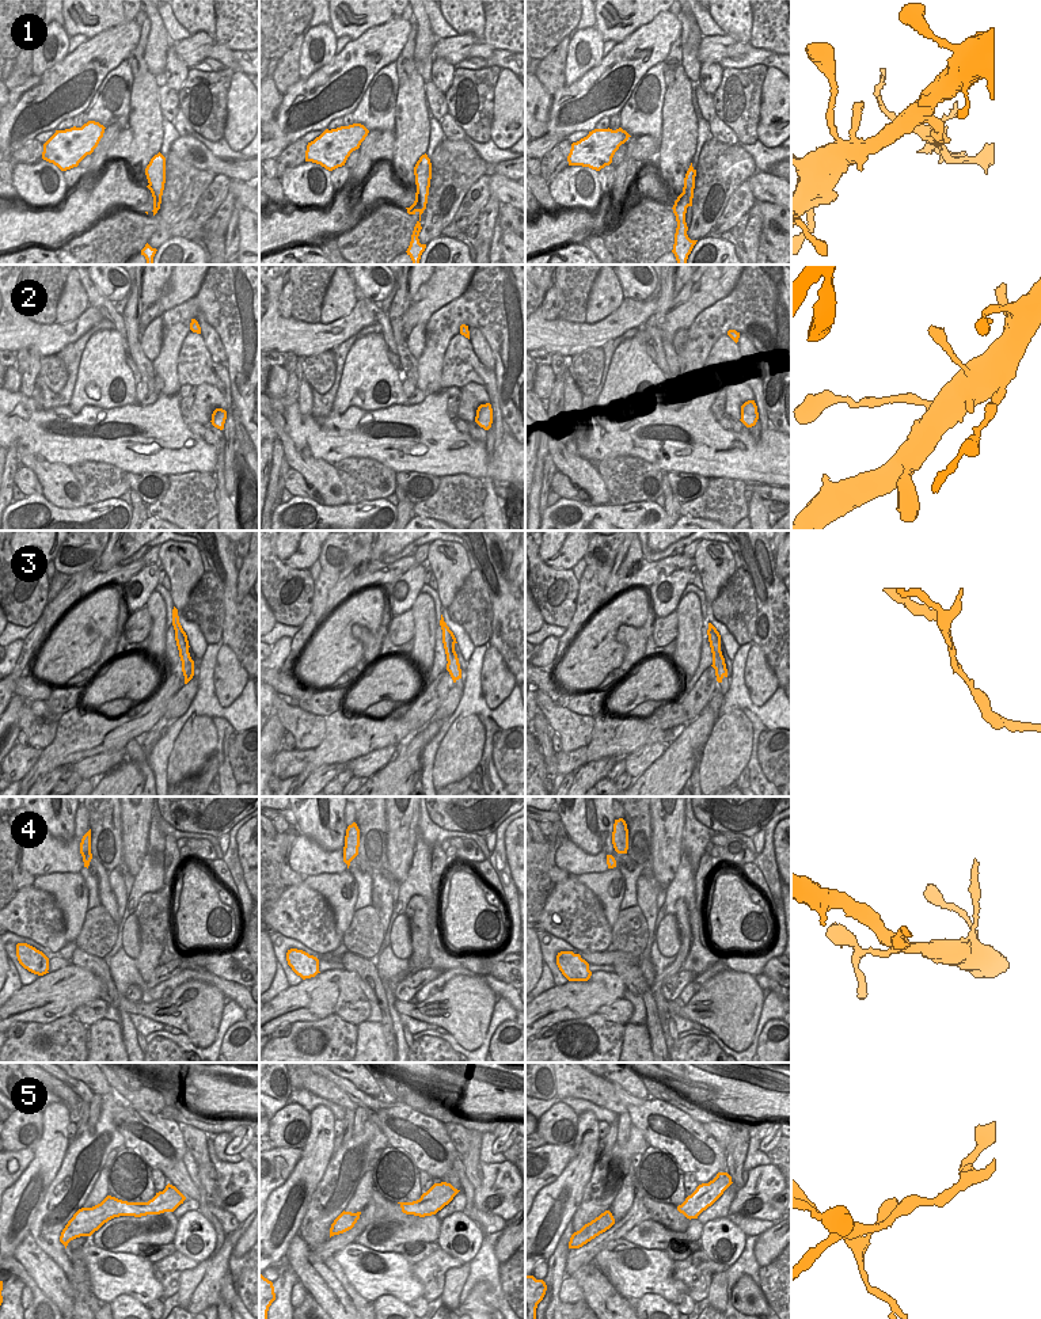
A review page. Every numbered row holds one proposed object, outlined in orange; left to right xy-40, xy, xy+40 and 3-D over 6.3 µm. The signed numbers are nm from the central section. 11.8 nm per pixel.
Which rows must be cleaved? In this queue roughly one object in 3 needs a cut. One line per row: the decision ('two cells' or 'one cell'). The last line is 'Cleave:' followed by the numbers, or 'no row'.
1: two cells
2: one cell
3: two cells
4: one cell
5: two cells
Cleave: 1, 3, 5

